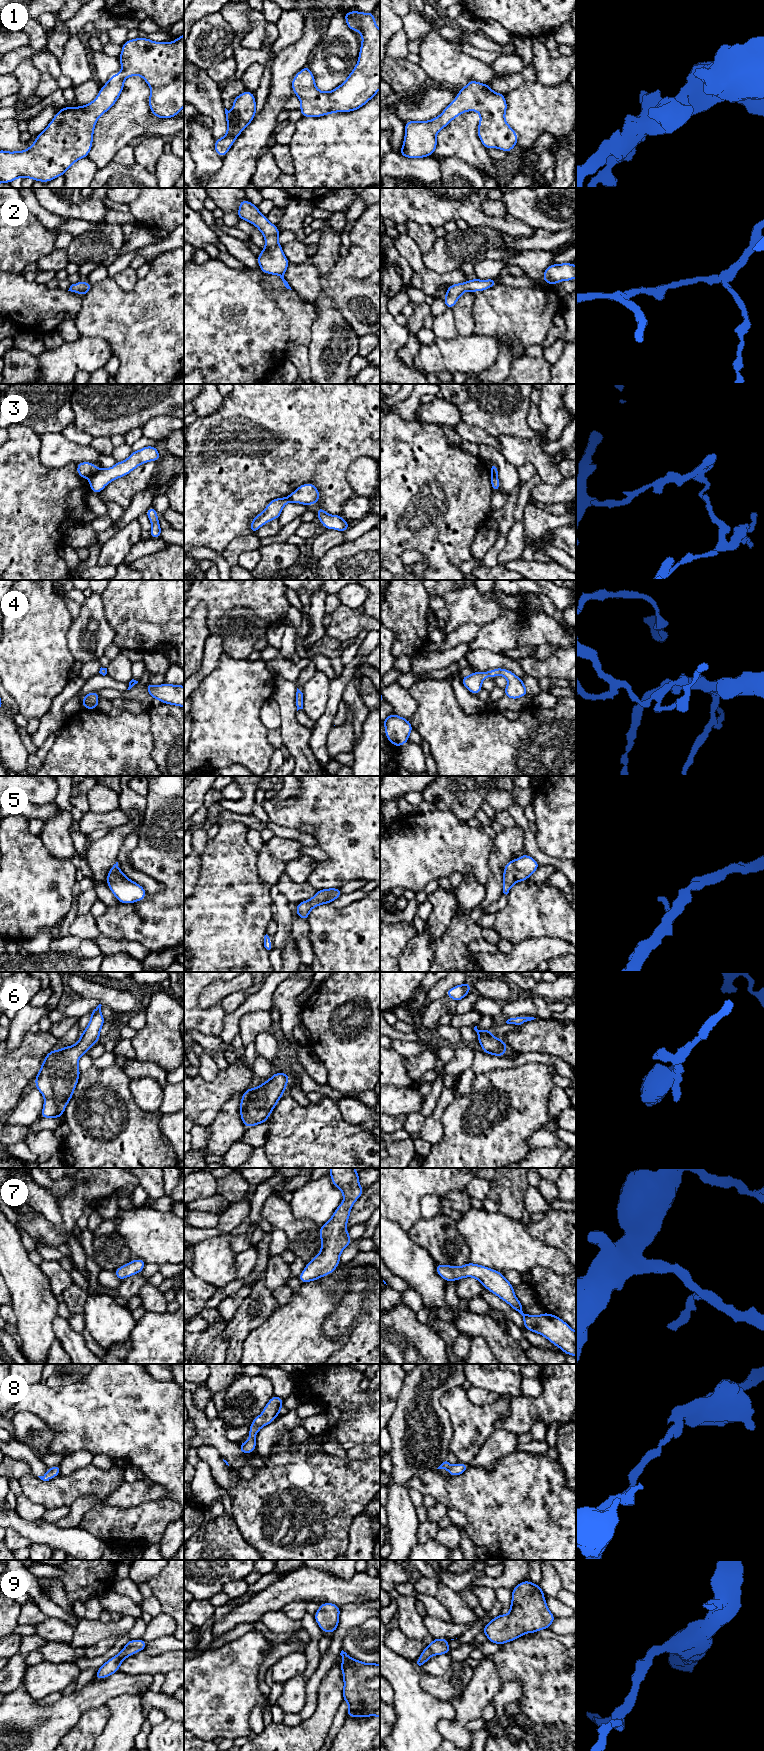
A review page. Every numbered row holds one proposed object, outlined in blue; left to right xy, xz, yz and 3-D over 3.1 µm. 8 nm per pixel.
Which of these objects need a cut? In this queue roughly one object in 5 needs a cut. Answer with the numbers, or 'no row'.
3

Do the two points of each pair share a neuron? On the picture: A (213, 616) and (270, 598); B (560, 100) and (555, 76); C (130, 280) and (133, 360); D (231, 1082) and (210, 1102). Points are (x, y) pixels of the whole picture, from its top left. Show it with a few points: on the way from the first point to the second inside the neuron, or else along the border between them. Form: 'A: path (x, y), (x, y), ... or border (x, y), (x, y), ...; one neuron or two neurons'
A: path (227, 602), (231, 598), (256, 598); one neuron
B: border (565, 79), (551, 86), (535, 81); two neurons
C: border (112, 278), (125, 291), (130, 291), (138, 280); two neurons
D: path (226, 1086), (215, 1097); one neuron

